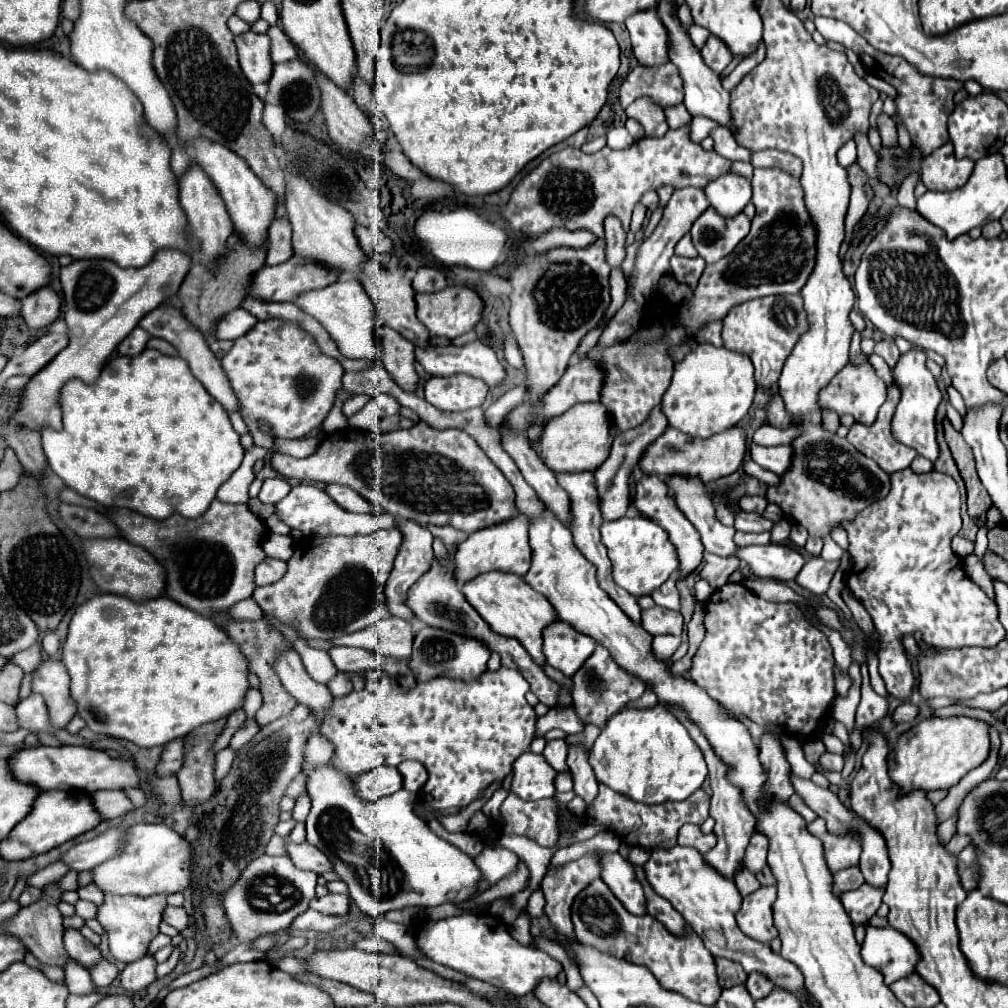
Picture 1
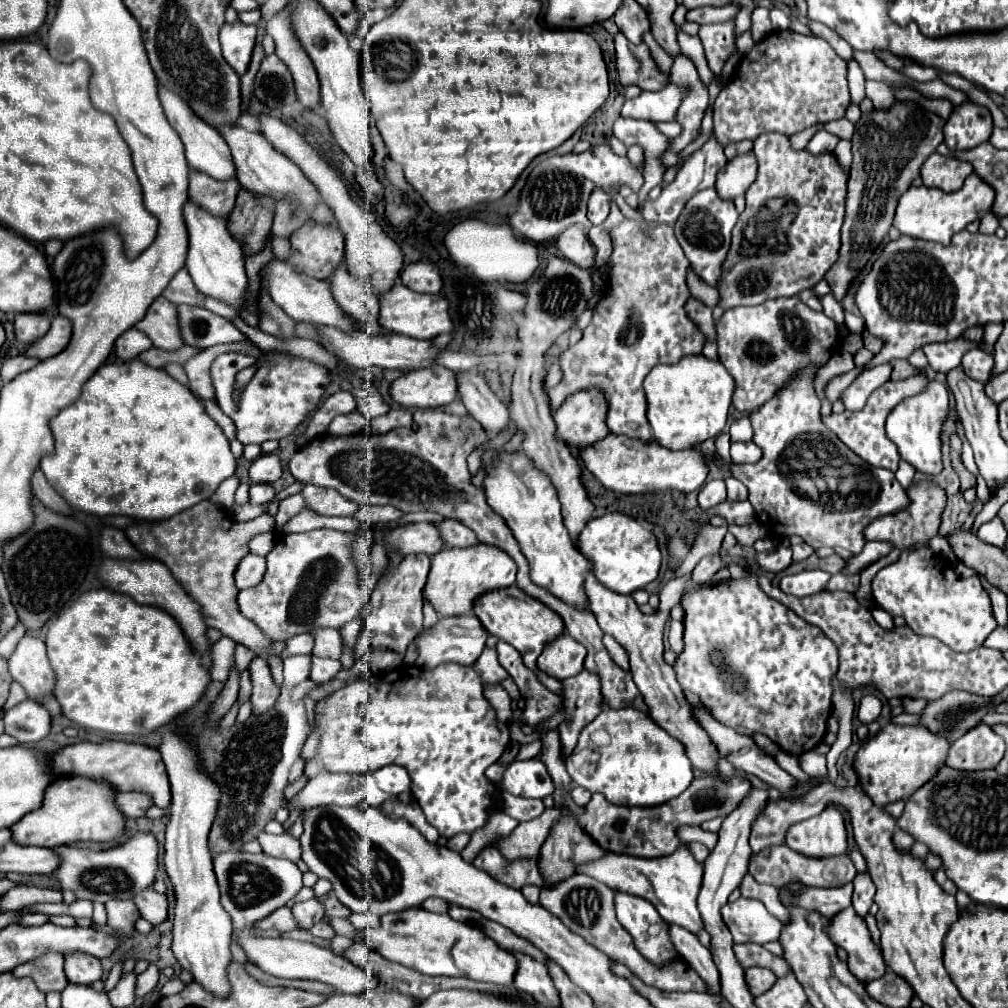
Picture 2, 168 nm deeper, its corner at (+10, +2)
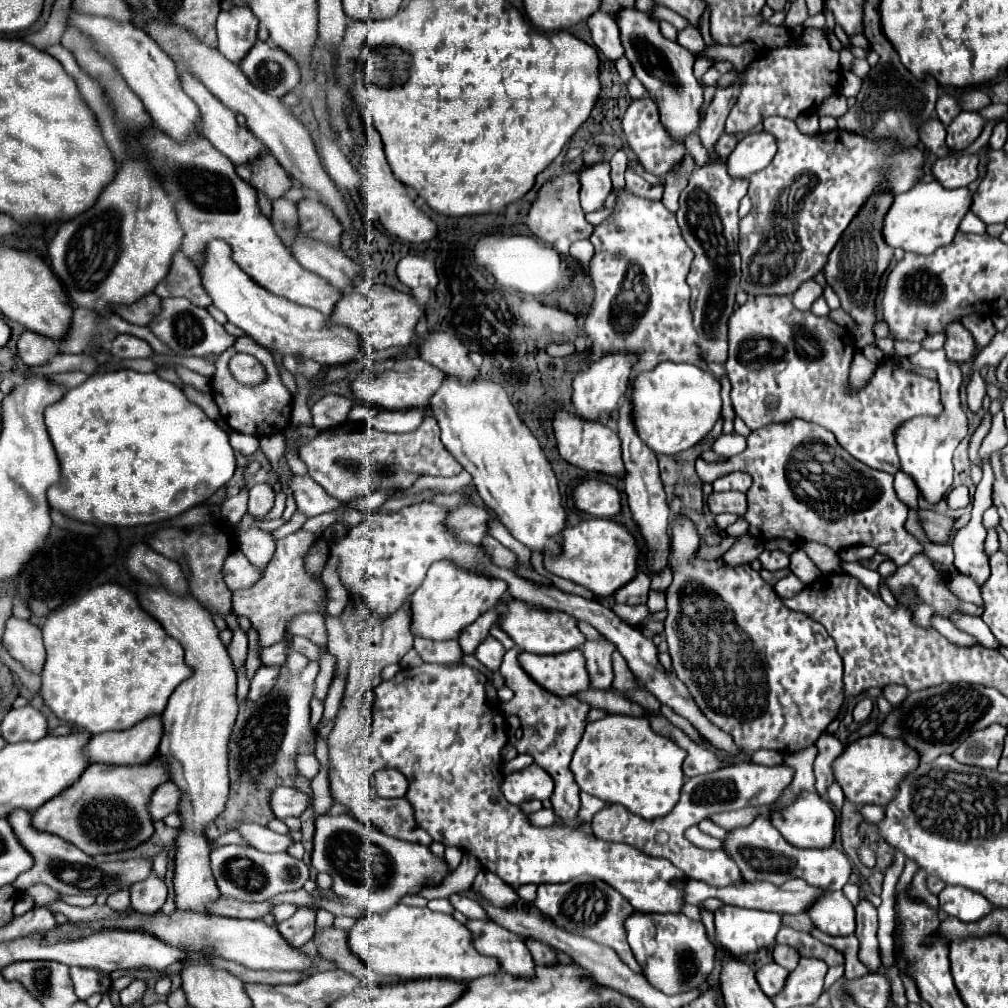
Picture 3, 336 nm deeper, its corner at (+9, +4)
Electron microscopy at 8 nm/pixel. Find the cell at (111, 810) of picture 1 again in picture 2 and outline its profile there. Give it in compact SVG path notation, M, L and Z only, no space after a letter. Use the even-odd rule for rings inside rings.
M117 793L117 805L127 817L145 817L145 811L153 805L151 797L145 793Z

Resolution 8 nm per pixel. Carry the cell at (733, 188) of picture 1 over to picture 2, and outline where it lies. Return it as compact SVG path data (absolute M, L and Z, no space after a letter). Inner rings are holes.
M753 151L741 153L727 161L727 165L719 171L715 189L721 199L735 199L745 195L749 185L755 181L757 175L757 157Z

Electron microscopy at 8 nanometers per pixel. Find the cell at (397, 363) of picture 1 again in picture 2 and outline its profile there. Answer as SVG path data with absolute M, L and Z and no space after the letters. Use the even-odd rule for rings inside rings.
M343 263L329 277L329 283L331 283L333 297L337 299L339 307L345 313L359 319L369 333L379 333L381 331L381 325L377 323L377 315L379 315L377 313L379 311L377 297L375 297L373 289L369 287L369 283L353 277L345 269Z

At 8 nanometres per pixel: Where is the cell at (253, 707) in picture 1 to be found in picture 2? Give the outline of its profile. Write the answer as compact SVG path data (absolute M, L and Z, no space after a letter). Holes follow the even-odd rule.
M237 644L235 648L235 665L237 671L242 673L248 668L251 660L257 655L242 644Z

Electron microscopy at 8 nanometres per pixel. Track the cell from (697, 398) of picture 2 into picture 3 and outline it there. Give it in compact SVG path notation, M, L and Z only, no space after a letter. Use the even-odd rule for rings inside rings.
M664 361L650 373L634 375L634 423L640 439L654 451L676 455L702 441L720 419L722 397L718 379L696 365Z

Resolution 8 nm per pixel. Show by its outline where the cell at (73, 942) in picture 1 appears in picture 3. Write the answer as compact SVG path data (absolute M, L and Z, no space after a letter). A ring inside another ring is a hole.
M70 967L70 977L78 999L88 999L94 993L104 993L112 985L110 975L86 967Z

